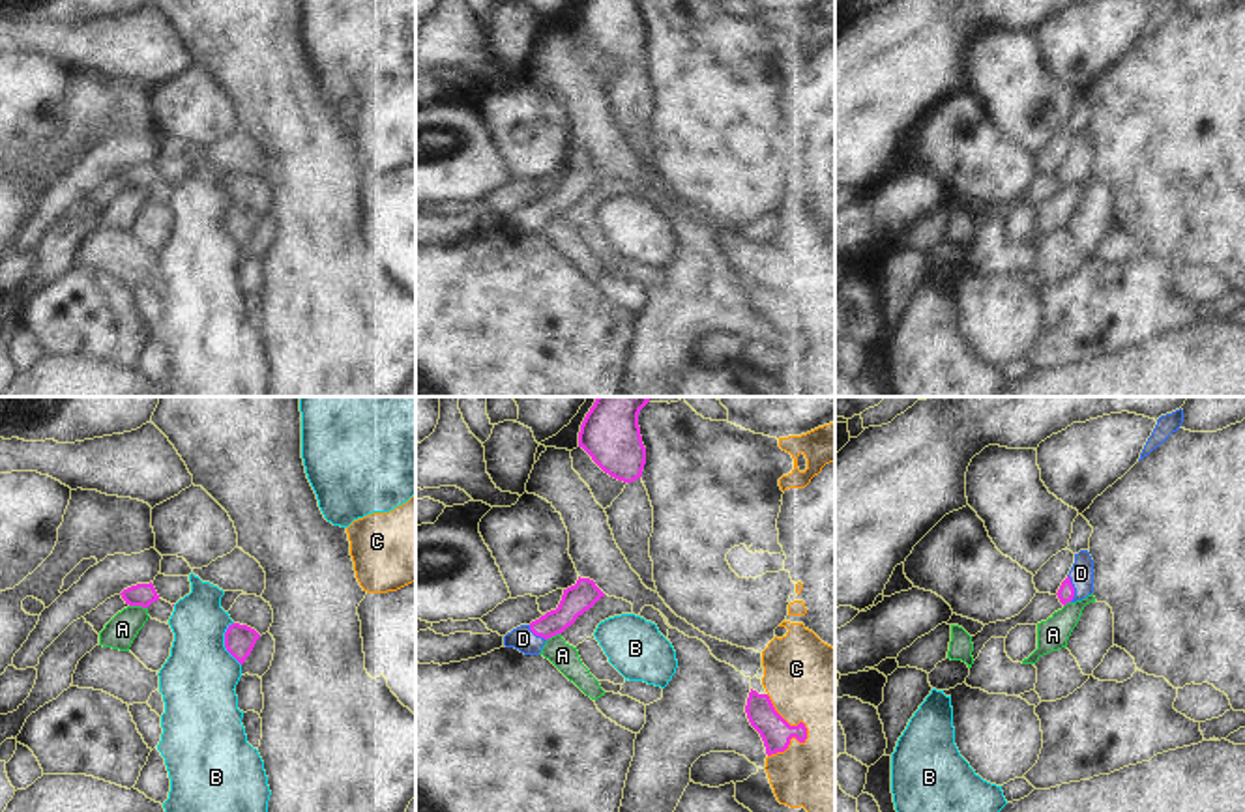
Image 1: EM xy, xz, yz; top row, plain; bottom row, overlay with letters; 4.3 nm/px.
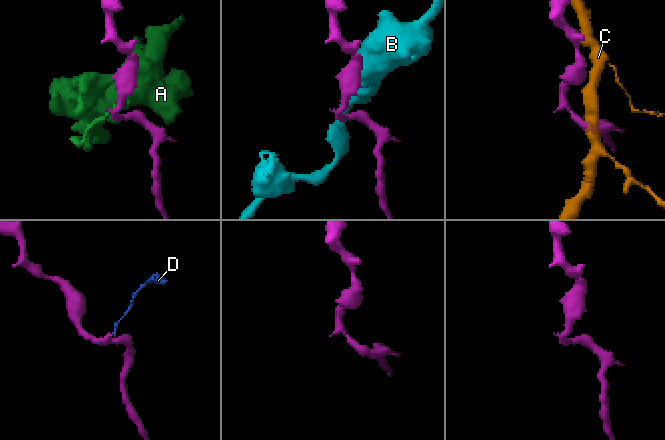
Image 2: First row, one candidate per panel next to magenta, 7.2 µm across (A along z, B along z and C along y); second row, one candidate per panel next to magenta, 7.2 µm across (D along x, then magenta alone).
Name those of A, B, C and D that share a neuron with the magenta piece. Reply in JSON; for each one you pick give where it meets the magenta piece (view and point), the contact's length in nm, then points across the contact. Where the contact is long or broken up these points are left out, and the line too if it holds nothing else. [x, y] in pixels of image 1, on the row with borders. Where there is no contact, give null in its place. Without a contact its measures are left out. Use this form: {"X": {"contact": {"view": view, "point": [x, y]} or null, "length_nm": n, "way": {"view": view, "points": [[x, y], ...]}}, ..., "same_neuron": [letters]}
{"D": {"contact": {"view": "yz", "point": [1073, 588]}, "length_nm": 120, "way": {"view": "yz", "points": [[1066, 592], [1073, 588], [1081, 573]]}}, "same_neuron": ["D"]}

